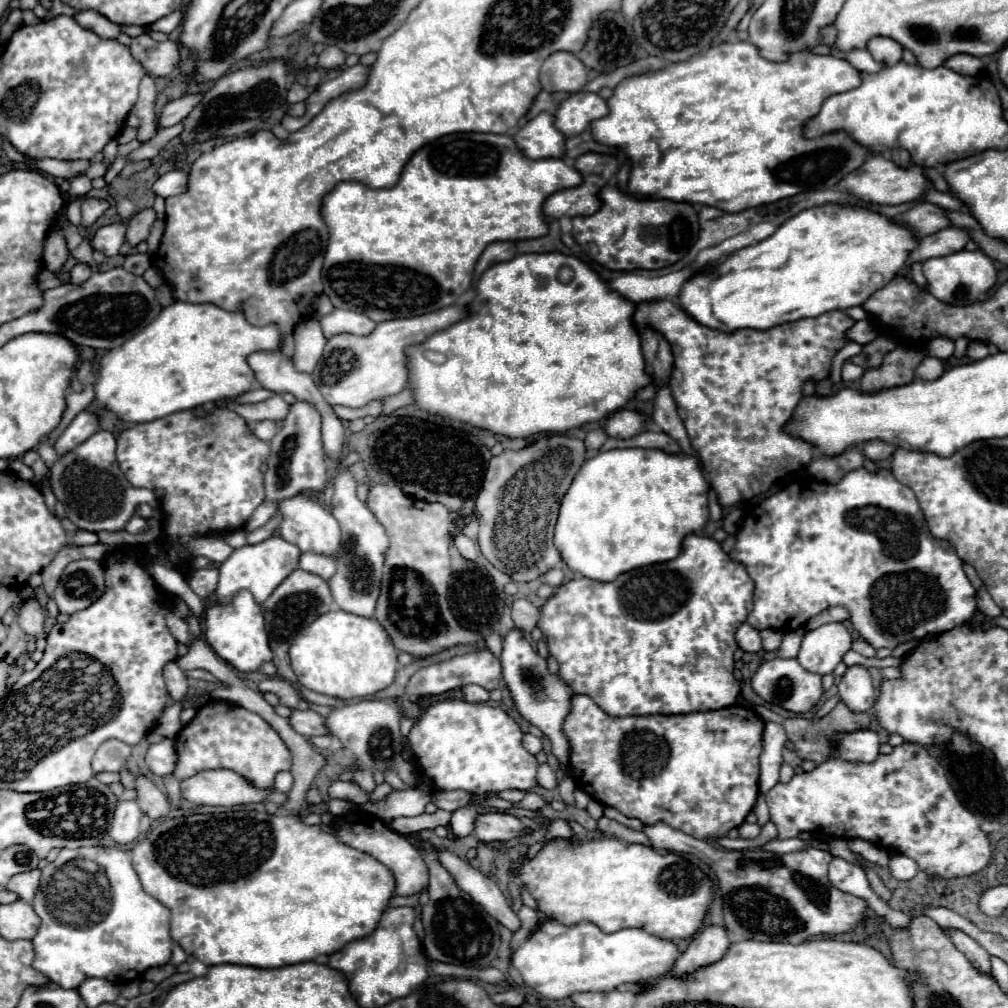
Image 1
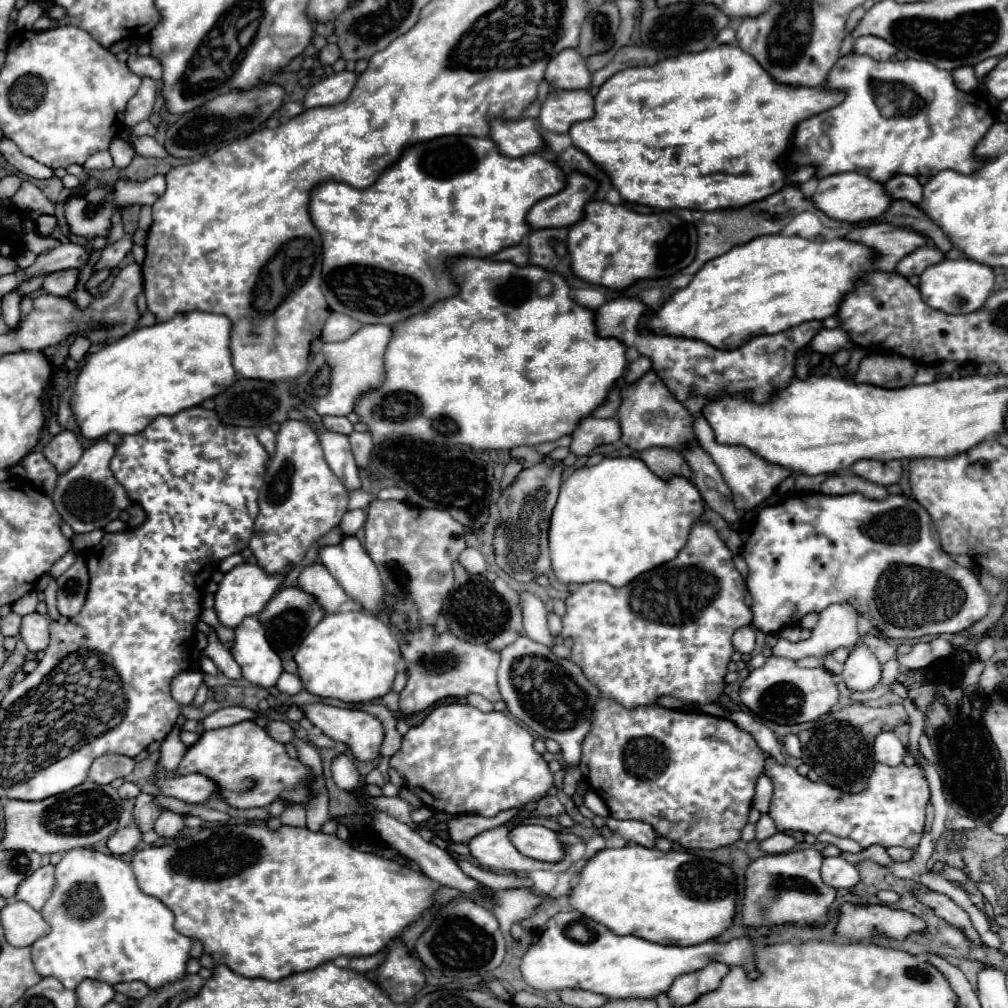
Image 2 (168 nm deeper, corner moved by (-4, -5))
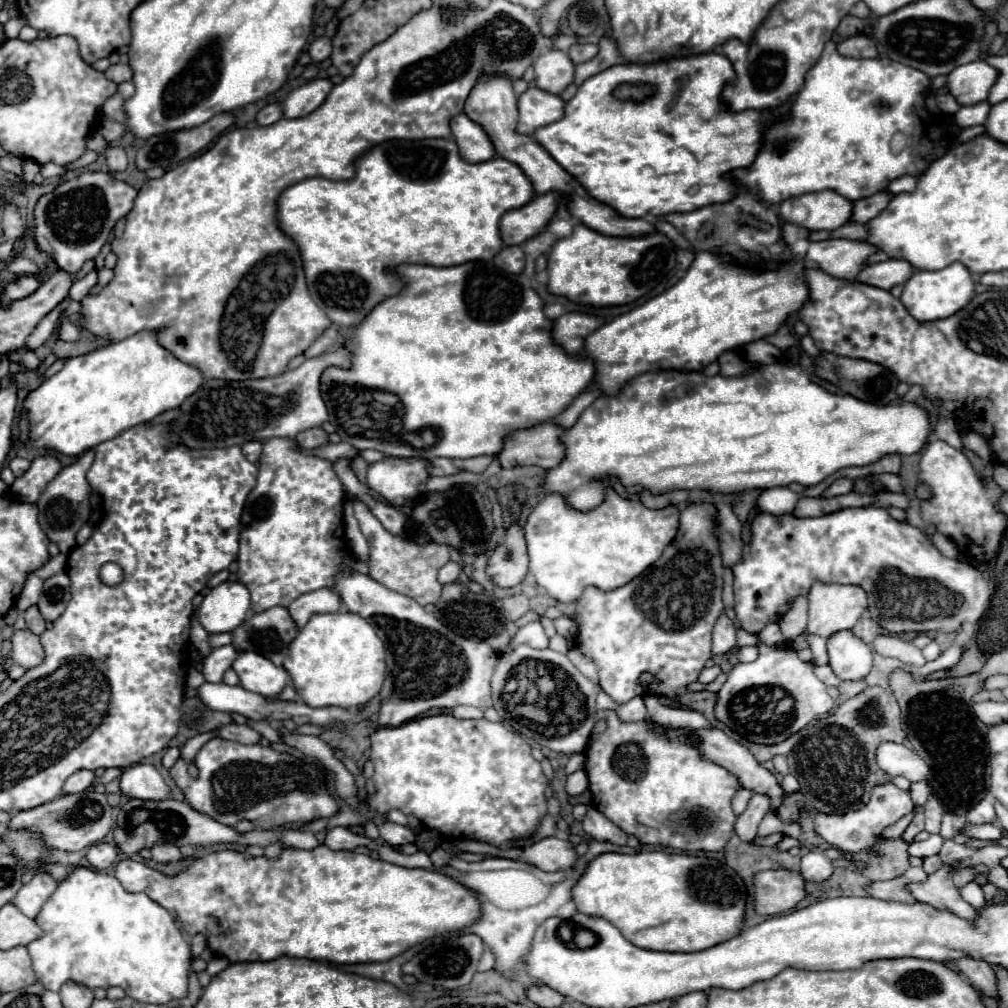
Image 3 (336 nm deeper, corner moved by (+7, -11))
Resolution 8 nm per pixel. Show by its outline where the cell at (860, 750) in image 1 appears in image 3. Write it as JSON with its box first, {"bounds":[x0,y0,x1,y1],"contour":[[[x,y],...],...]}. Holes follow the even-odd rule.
{"bounds":[877,743,931,783],"contour":[[[897,743],[879,745],[877,763],[891,777],[901,775],[901,777],[909,779],[911,783],[925,781],[931,773],[929,765],[923,761],[921,755],[917,755],[913,749],[907,749],[905,745],[897,745]]]}

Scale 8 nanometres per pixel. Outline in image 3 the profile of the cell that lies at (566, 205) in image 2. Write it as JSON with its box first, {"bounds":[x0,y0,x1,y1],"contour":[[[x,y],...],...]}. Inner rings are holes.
{"bounds":[499,193,557,245],"contour":[[[553,193],[537,195],[531,203],[507,211],[501,217],[499,233],[505,245],[521,245],[533,235],[541,233],[557,209],[557,197]]]}

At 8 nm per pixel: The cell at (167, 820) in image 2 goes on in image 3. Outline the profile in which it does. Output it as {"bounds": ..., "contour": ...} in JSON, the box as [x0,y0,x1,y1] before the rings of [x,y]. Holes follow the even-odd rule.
{"bounds":[151,843,181,865],"contour":[[[171,843],[157,845],[155,849],[151,849],[151,855],[153,855],[153,861],[157,861],[157,863],[161,863],[161,865],[181,861],[181,853],[179,853],[179,849],[177,849],[175,845],[171,845]]]}

